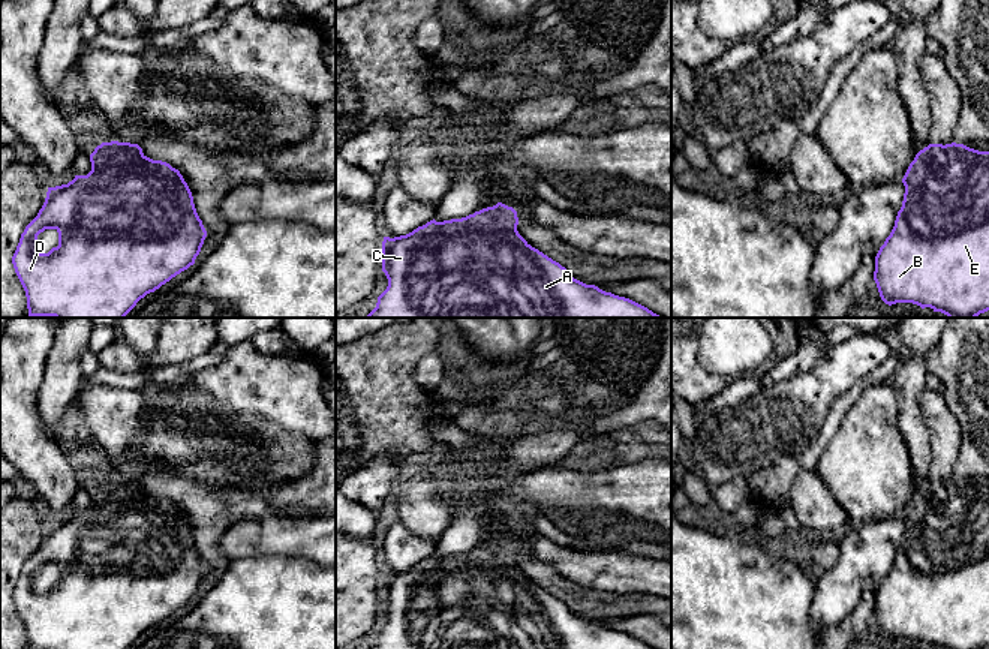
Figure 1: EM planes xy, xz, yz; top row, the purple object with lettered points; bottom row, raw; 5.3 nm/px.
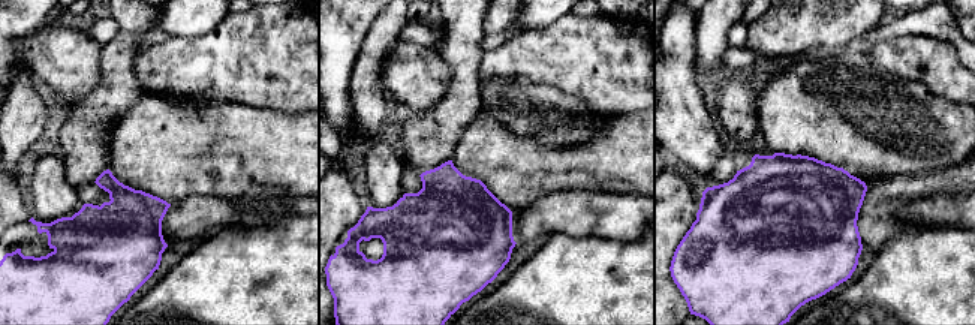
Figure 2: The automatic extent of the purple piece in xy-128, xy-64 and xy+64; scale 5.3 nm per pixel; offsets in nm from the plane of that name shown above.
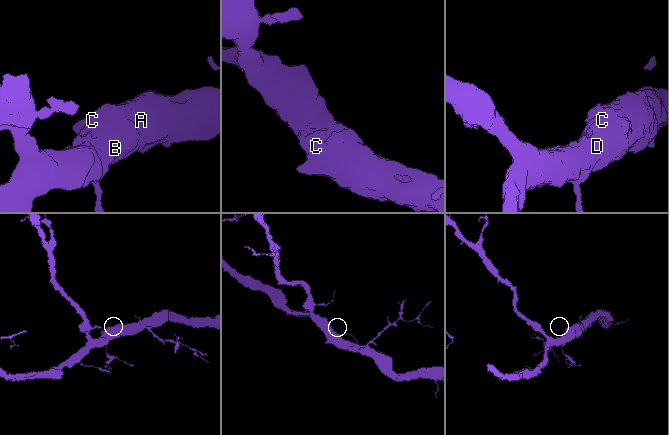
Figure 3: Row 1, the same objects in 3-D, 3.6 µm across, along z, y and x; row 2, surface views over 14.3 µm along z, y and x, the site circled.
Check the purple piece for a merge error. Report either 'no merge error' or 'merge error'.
no merge error

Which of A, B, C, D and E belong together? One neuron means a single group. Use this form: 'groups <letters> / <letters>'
groups A B C D E

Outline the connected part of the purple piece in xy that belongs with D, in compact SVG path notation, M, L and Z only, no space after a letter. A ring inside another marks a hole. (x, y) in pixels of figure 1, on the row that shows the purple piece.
M118 141L97 145L90 162L87 175L48 187L42 208L25 226L12 256L25 291L28 316L124 318L141 298L193 265L207 237L187 183L169 163L147 157L138 144ZM45 229L58 232L58 246L40 253L37 235Z

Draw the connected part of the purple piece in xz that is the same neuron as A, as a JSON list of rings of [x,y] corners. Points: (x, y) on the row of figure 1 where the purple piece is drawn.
[[[497,202],[462,219],[435,219],[400,237],[384,237],[387,289],[366,318],[662,318],[647,307],[574,279],[565,267],[532,247],[517,231],[512,207]]]

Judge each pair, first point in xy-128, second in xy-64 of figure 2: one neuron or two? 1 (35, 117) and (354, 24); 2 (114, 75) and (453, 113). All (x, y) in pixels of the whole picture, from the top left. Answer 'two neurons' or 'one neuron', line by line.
1: two neurons
2: one neuron

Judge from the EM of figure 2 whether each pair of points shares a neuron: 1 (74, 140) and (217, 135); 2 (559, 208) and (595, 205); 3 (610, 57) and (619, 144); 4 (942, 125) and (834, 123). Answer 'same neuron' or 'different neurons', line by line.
1: different neurons
2: same neuron
3: different neurons
4: same neuron

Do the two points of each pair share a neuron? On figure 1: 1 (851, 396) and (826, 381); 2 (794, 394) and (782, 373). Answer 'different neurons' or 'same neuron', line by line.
1: different neurons
2: different neurons

